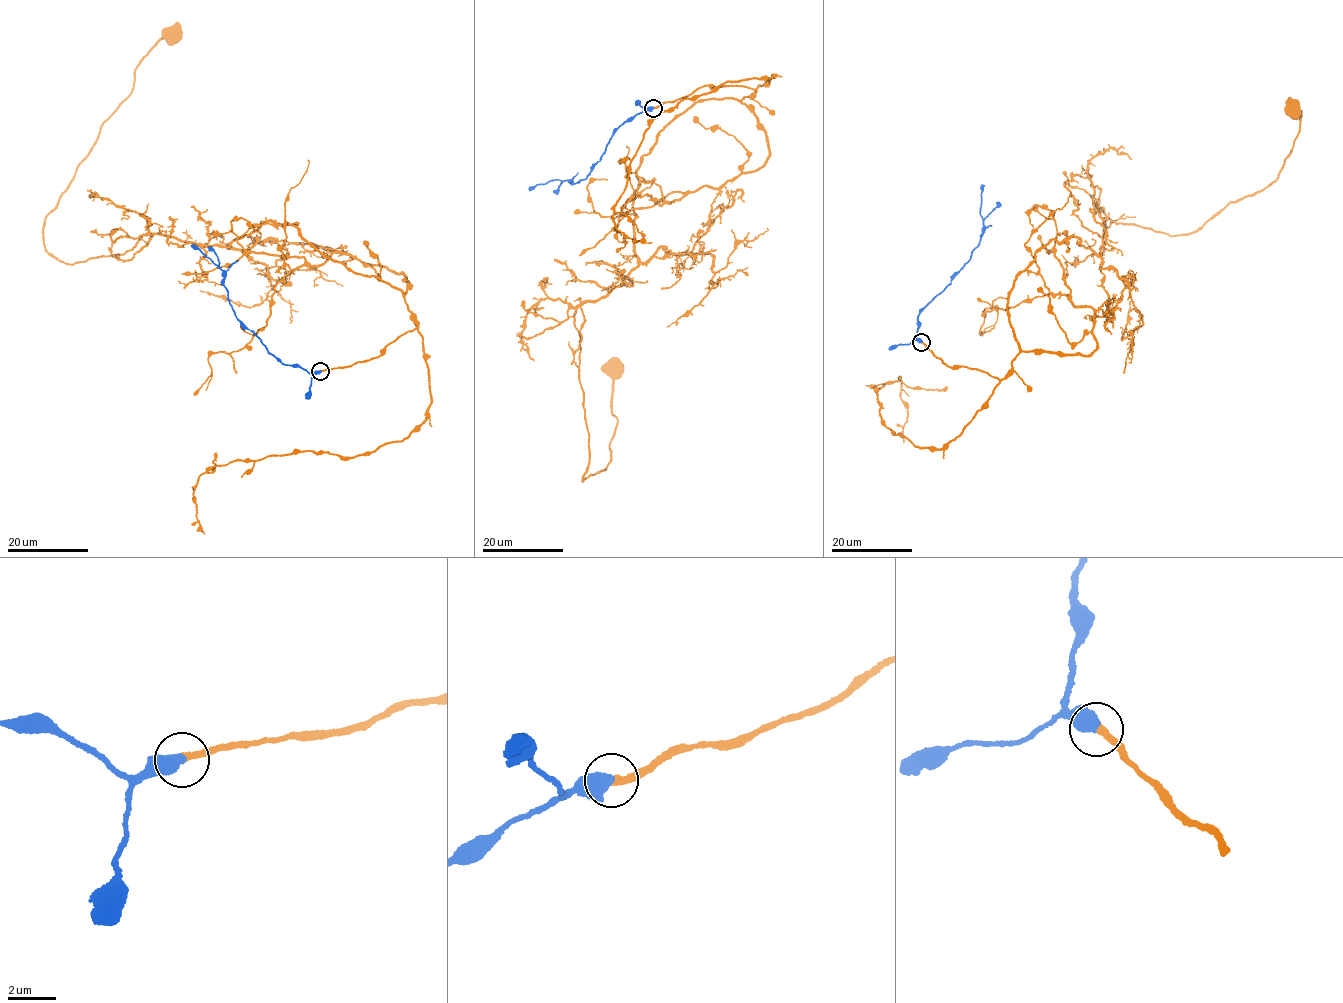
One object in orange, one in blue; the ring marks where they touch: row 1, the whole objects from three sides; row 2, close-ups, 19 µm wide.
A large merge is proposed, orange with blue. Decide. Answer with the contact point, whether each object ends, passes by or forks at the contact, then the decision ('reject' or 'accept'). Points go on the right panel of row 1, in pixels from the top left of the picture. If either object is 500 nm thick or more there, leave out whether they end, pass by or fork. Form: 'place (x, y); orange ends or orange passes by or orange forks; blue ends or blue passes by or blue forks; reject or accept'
place (921, 342); accept

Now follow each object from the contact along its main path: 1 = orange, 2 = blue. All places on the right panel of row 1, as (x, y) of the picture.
1: (922, 341), (1005, 377), (1035, 253), (1075, 236), (1099, 255), (1100, 207), (1195, 232), (1277, 177), (1294, 111)
2: (921, 342), (915, 338), (919, 313), (950, 284), (979, 242), (983, 185)

